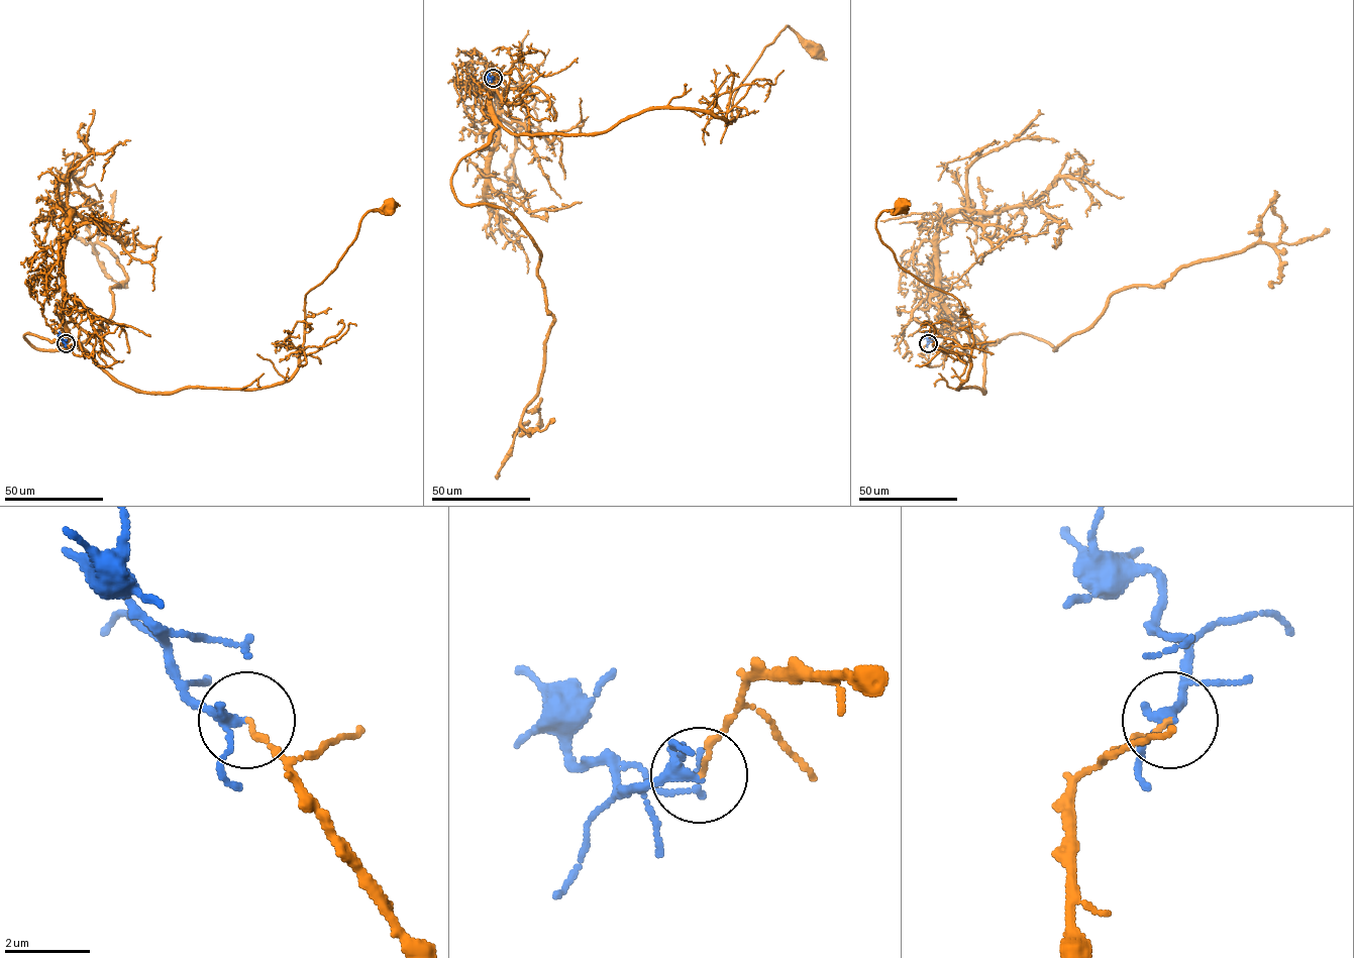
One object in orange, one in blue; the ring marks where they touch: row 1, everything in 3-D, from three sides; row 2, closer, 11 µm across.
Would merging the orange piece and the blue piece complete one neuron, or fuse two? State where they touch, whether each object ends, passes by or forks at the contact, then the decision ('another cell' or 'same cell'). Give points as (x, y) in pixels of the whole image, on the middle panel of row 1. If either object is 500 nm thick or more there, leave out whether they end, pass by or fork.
place (493, 78); orange ends; blue passes by; another cell

